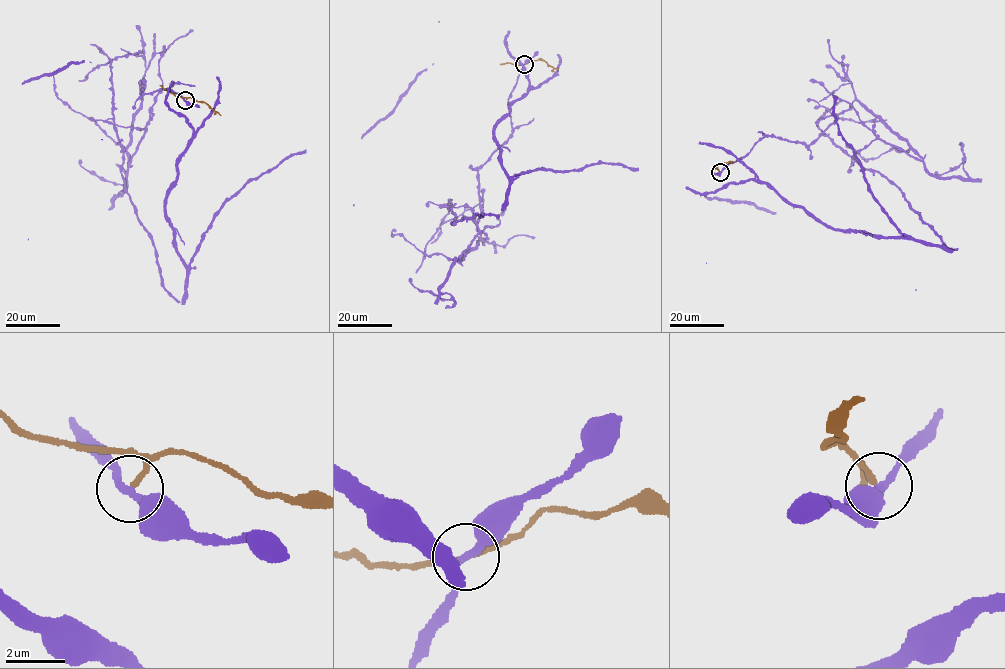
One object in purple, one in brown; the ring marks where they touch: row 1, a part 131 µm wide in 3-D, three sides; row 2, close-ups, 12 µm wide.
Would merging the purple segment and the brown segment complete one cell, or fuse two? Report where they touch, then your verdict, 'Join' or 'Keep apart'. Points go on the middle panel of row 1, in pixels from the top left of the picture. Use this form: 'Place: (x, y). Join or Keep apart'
Place: (524, 64). Keep apart

